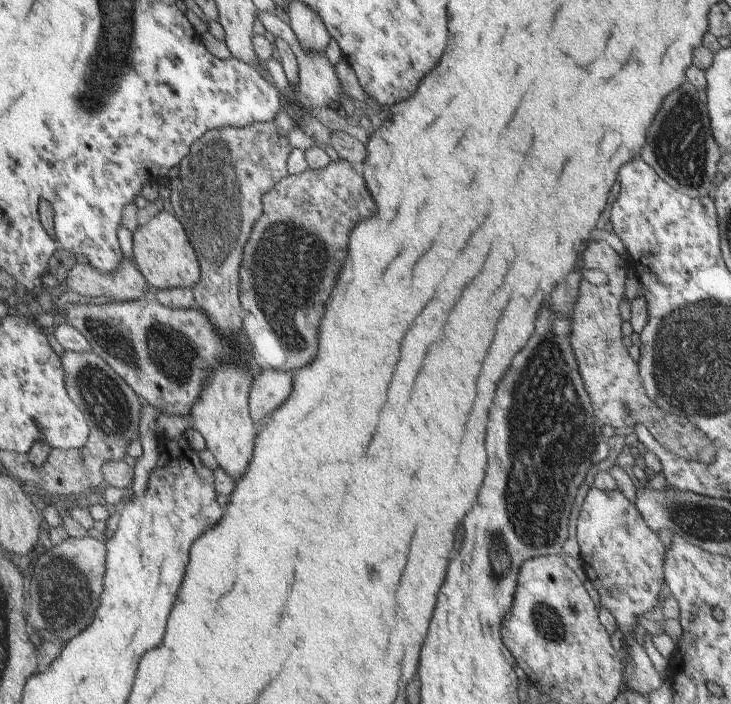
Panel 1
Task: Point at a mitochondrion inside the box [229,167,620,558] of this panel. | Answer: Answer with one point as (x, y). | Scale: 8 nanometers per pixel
(288, 263)

